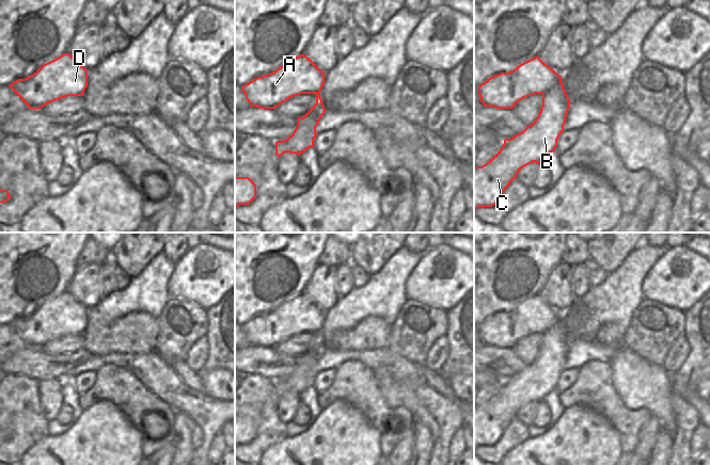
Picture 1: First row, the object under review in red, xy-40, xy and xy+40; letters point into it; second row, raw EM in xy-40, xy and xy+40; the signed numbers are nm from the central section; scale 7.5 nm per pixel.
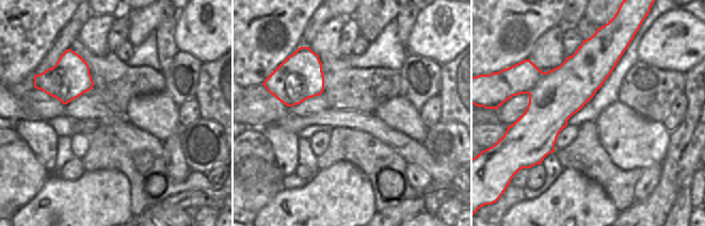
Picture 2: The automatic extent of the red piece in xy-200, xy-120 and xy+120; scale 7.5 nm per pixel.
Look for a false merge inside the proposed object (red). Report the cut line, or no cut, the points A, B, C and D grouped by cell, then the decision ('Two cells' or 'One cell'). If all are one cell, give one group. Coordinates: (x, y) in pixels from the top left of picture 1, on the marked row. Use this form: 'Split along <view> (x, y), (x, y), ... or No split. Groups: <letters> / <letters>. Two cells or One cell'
Split along xy+40 (559, 76), (542, 94). Groups: A D / B C. Two cells

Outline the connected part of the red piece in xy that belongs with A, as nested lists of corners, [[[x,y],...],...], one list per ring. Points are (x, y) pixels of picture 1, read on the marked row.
[[[303,53],[241,86],[250,107],[275,109],[300,94],[320,94],[325,73]]]

